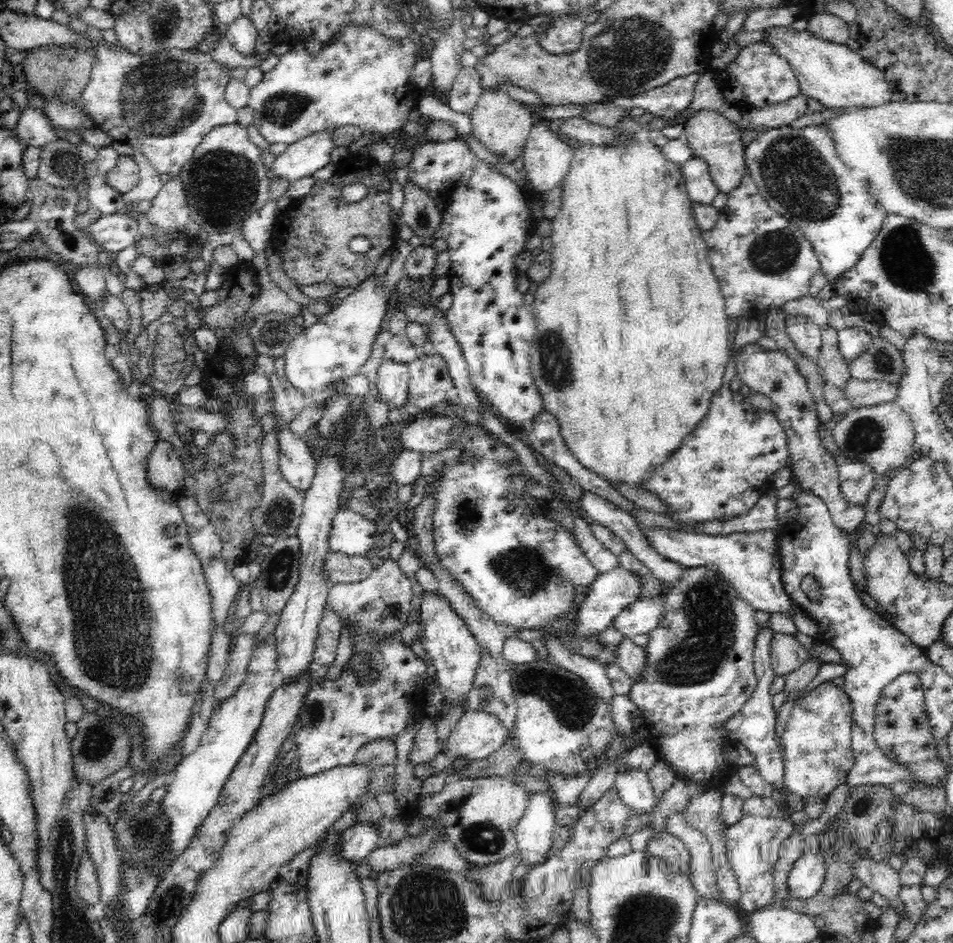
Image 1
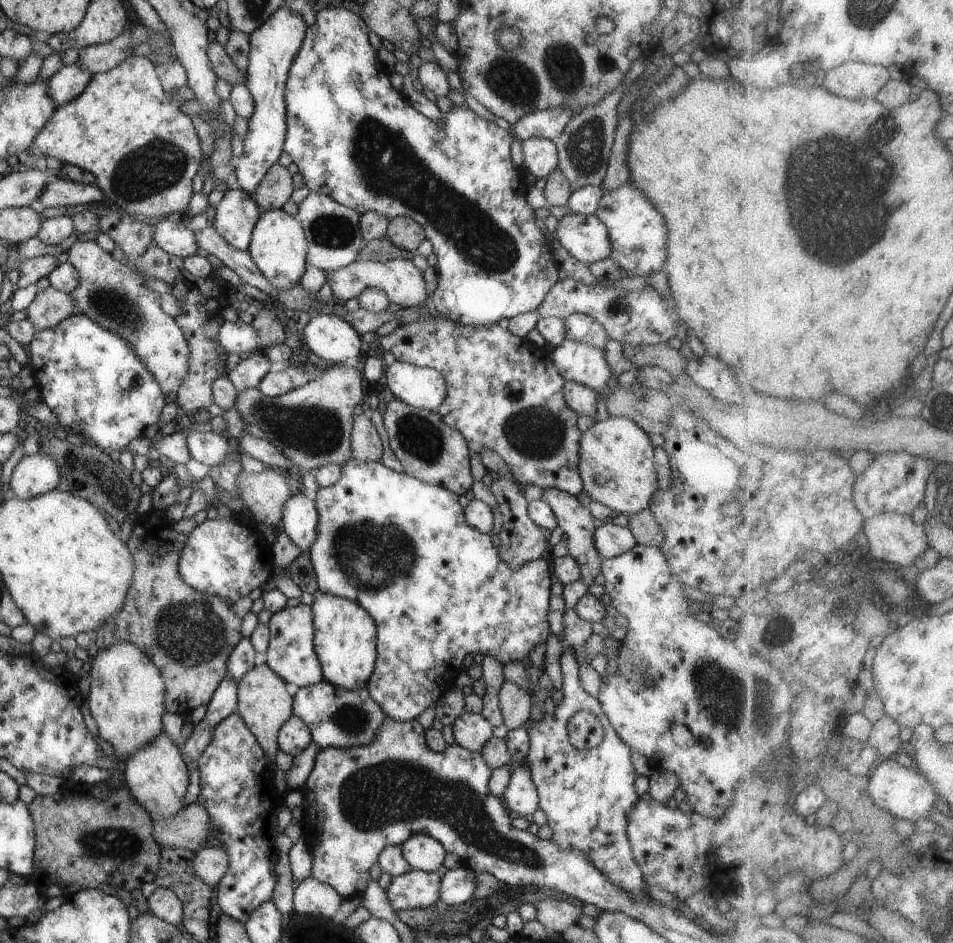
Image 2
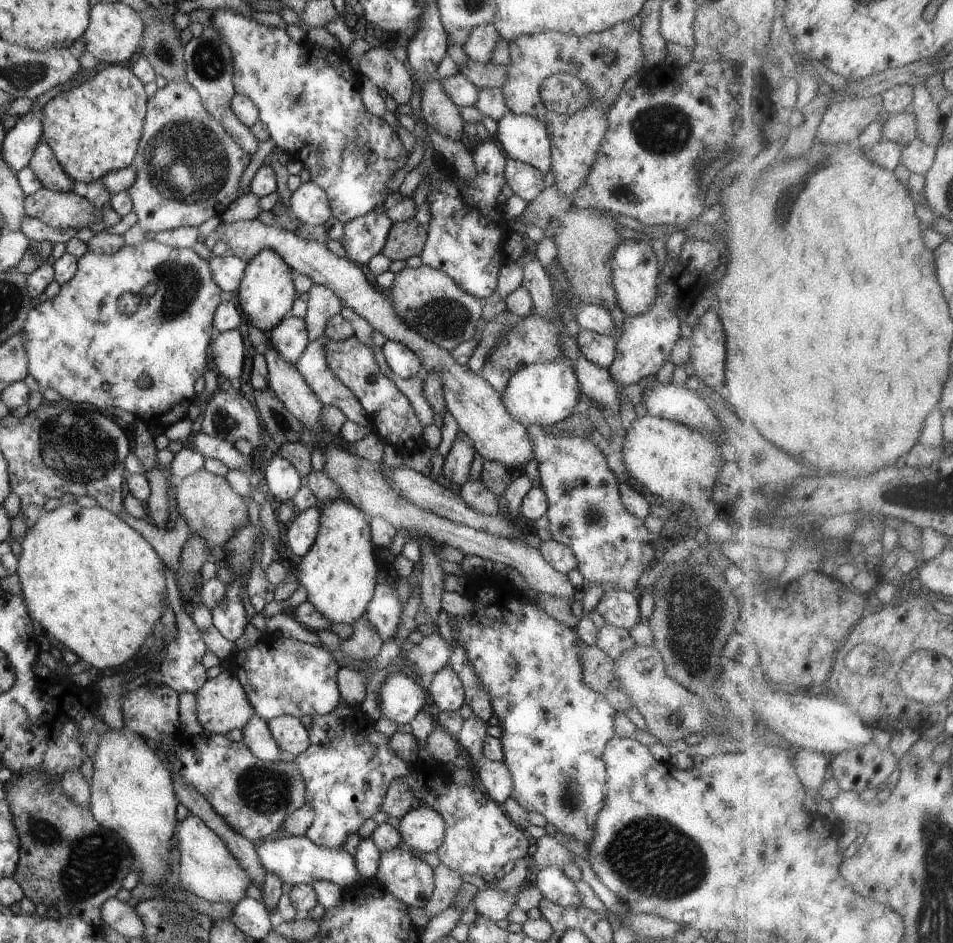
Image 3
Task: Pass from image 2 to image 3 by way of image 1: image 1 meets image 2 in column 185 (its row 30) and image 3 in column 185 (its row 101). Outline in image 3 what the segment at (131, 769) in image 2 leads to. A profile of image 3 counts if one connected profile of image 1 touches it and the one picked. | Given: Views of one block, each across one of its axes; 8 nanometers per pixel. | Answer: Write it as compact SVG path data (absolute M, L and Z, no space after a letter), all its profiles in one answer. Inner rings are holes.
M190 813L184 820L177 821L172 840L180 853L177 878L182 890L212 903L228 901L237 904L245 898L245 890L252 882L224 842L200 818Z

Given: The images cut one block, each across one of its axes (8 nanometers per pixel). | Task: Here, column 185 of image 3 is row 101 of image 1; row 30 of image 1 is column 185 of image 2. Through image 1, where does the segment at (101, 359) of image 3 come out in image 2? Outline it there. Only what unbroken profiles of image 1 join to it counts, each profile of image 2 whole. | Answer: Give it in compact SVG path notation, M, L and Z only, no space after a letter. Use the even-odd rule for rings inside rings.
M76 241L68 249L68 254L67 262L79 273L79 286L71 292L76 312L127 340L163 389L165 401L172 402L183 378L189 373L190 349L175 318L167 315L160 306L161 294L144 285L147 278L141 272L116 260L96 241Z

